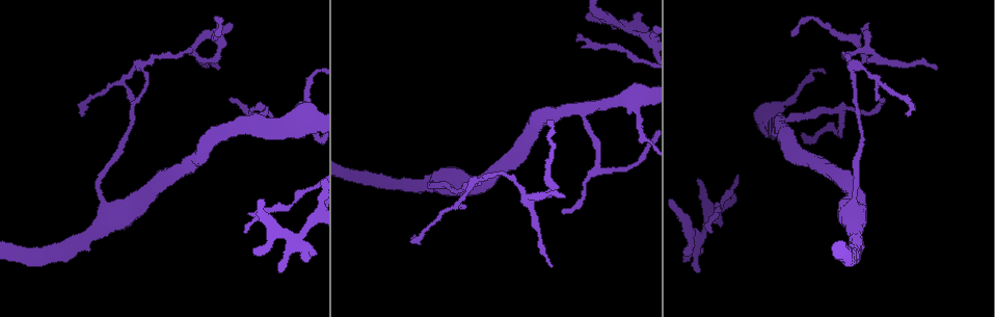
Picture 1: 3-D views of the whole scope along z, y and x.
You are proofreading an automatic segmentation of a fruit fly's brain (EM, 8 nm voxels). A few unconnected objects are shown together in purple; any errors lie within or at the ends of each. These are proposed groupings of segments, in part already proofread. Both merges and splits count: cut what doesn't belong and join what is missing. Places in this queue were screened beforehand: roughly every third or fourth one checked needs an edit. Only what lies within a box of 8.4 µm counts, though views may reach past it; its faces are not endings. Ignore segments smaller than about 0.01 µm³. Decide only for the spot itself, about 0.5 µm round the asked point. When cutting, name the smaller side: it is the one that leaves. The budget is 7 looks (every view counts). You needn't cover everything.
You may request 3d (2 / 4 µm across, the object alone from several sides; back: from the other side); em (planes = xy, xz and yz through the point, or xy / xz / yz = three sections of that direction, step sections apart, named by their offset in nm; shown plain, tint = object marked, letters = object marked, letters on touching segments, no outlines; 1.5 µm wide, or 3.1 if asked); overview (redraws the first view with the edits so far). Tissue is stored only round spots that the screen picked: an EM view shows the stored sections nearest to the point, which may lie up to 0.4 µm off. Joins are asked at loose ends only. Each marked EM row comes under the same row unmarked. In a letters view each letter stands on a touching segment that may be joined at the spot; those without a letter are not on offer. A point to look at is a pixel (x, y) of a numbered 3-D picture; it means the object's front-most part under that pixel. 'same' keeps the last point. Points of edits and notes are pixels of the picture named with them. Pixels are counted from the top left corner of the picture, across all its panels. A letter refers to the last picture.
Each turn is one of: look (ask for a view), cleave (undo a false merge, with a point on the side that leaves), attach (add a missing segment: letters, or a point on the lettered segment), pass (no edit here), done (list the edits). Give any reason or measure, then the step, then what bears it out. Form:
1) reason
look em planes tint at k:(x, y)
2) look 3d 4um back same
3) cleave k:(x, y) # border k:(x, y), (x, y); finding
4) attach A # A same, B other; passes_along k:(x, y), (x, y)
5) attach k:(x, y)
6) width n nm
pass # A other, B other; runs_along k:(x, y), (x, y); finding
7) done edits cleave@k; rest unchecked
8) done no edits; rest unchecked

branch stops here
look em xy step 4 letters at 1:(547, 121)

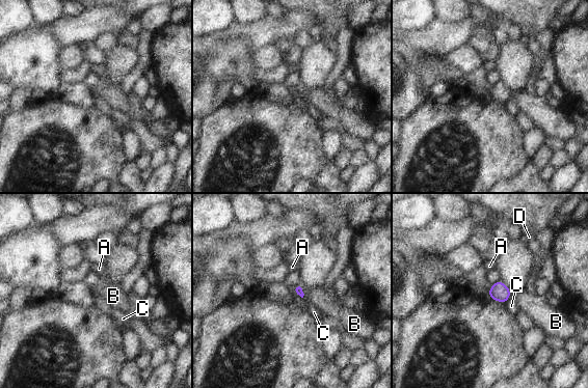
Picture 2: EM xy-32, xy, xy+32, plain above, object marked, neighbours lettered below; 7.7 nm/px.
cut it another way
look em planes letters same

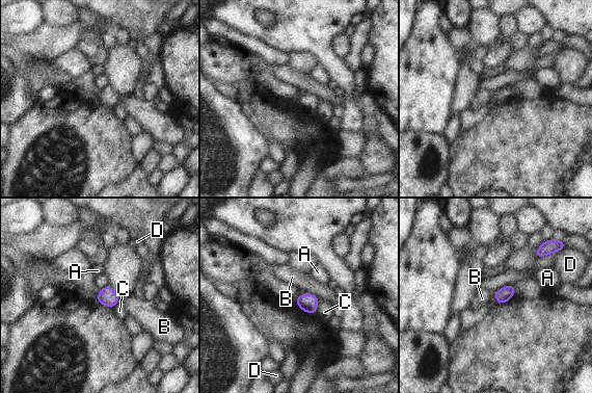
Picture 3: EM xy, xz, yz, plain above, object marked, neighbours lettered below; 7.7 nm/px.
width 110 nm
pass # A other, B other, C other, D other; no lettered segment goes on from it

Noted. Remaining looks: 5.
a fork
look em planes letters at 1:(253, 120)

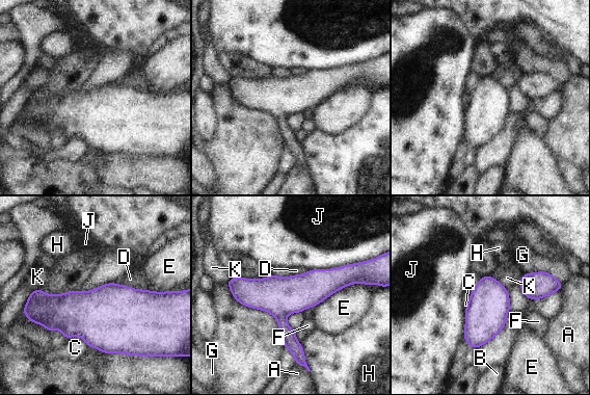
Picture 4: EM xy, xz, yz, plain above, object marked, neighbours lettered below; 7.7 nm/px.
pass # A other, B other, C other, D other, E other, F other, G other, H other, J other, K other; runs_along 4:(351, 280), (306, 290), (231, 284); continuous, no second neuron

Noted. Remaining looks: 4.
sudden change in width
look em planes tint at 1:(855, 184)

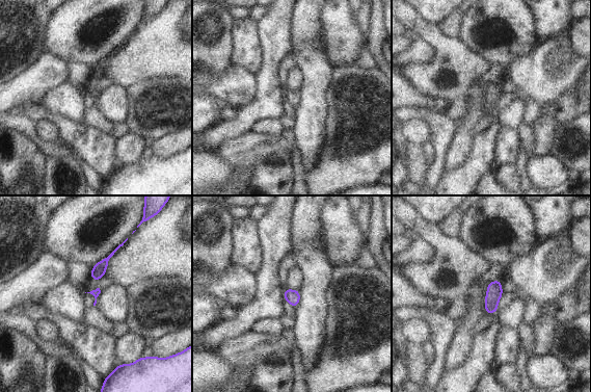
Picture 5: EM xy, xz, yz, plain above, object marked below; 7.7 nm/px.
look em planes letters same

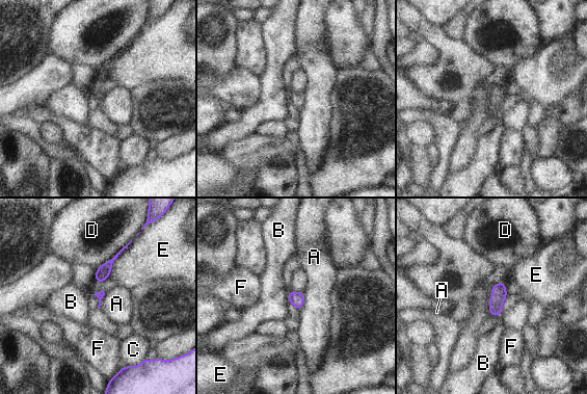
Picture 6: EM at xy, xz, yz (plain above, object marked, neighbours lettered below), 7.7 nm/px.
pass # A other, B other, C other, D other, E other, F other; border 6:(303, 292), (303, 305), (299, 310); continuous, no second neuron

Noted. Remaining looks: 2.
done no edits; rest unchecked

